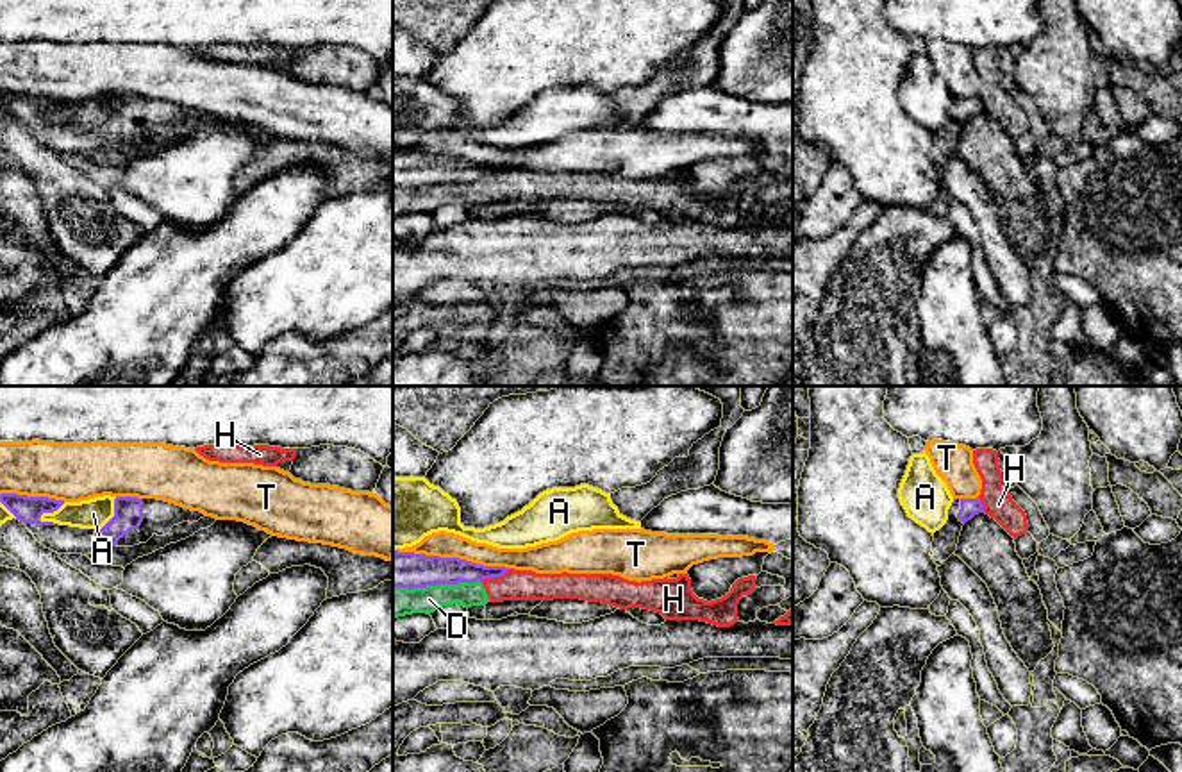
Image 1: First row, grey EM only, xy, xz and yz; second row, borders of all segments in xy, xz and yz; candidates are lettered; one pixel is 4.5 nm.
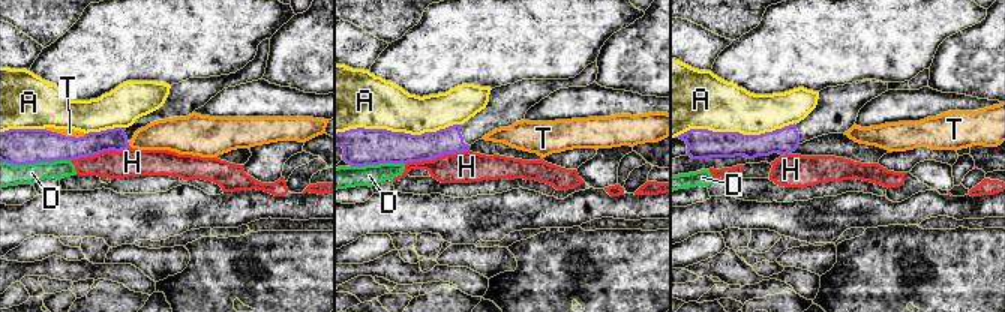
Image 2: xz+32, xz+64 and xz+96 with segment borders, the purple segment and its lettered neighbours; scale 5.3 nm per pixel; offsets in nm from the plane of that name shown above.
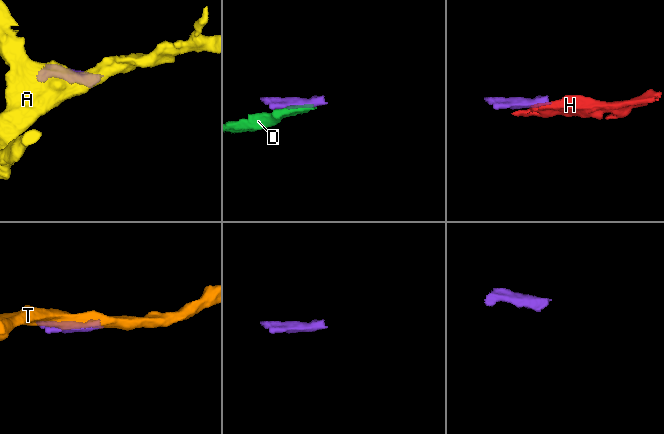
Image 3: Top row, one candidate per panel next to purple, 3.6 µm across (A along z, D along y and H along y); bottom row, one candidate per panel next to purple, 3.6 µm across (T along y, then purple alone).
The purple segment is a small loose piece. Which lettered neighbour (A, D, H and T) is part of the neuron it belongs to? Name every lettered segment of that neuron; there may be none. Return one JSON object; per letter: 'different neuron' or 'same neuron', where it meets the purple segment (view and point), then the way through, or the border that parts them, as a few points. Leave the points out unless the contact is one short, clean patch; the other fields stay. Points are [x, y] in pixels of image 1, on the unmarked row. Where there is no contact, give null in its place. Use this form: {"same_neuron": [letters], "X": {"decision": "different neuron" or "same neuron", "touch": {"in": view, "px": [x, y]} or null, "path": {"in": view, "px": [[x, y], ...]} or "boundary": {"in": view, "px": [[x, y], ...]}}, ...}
{"same_neuron": [], "A": {"decision": "different neuron", "touch": {"in": "xy", "px": [50, 111]}}, "D": {"decision": "different neuron", "touch": {"in": "xz", "px": [436, 184]}}, "H": {"decision": "different neuron", "touch": {"in": "xz", "px": [495, 176]}, "boundary": {"in": "xz", "px": [[511, 168], [481, 181]]}}, "T": {"decision": "different neuron", "touch": {"in": "xz", "px": [452, 158]}}}

